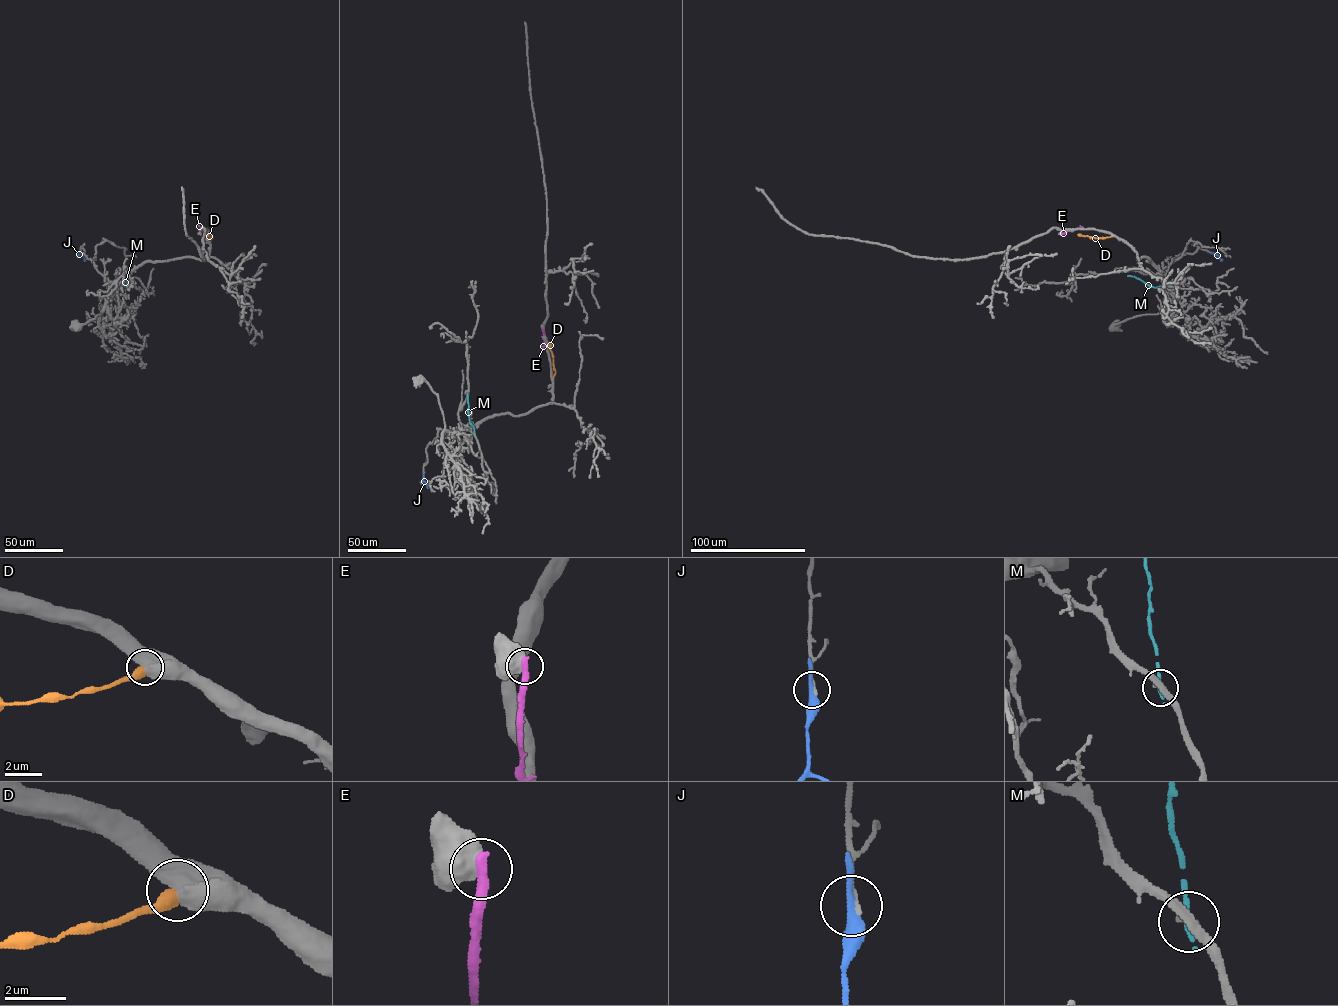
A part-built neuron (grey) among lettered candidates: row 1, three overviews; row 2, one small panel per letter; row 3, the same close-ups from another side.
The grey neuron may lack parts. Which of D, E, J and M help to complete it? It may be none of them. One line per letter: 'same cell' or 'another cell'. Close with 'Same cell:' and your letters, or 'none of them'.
D: another cell
E: another cell
J: another cell
M: another cell
Same cell: none of them

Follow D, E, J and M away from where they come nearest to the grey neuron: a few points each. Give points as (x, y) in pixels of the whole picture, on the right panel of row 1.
D: (1112, 235), (1094, 238), (1077, 234)
E: (1061, 234), (1082, 226)
J: (1209, 252), (1221, 261)
M: (1170, 285), (1154, 287), (1127, 275)

